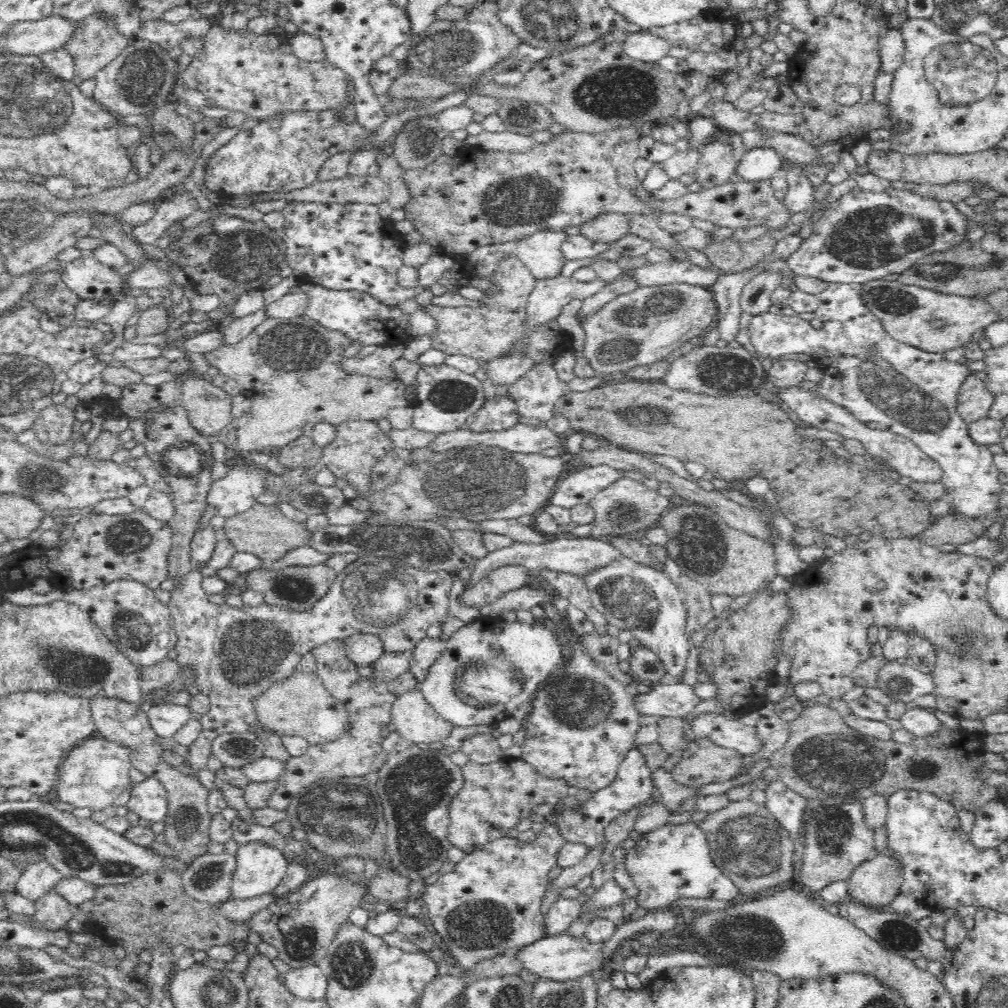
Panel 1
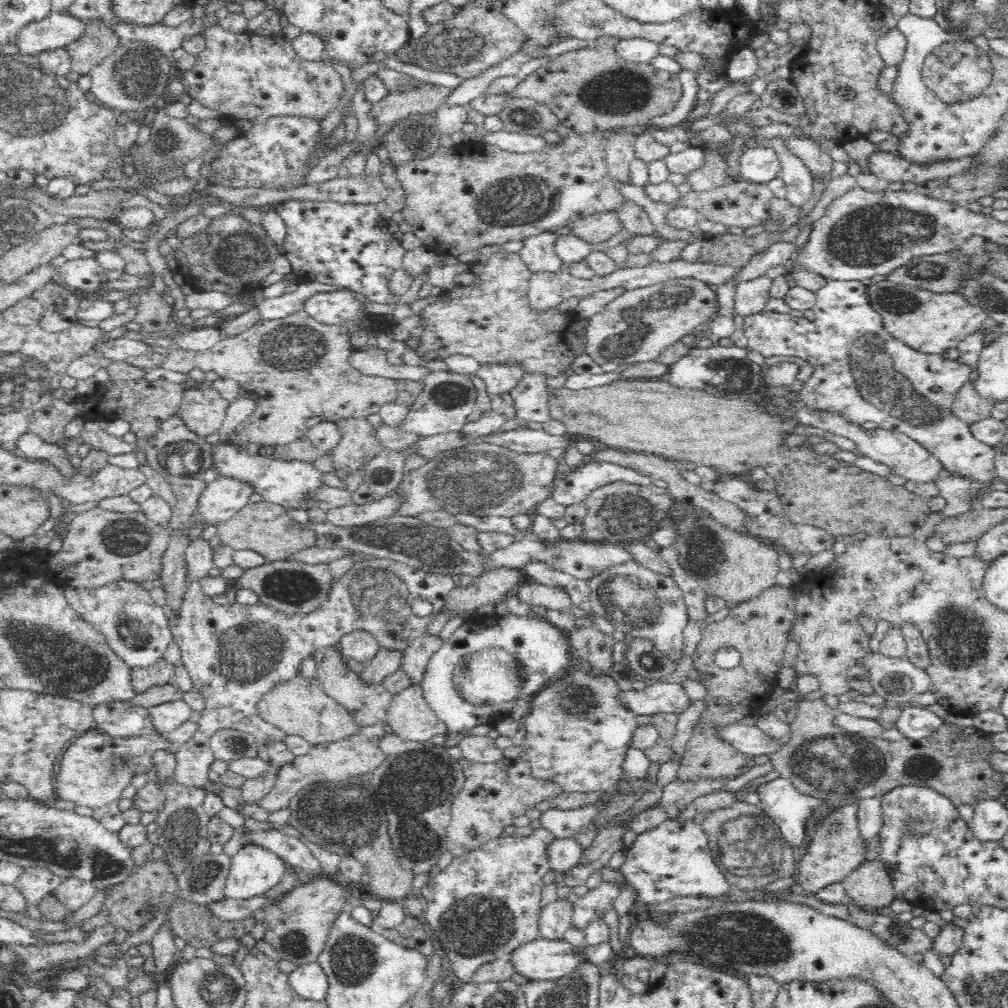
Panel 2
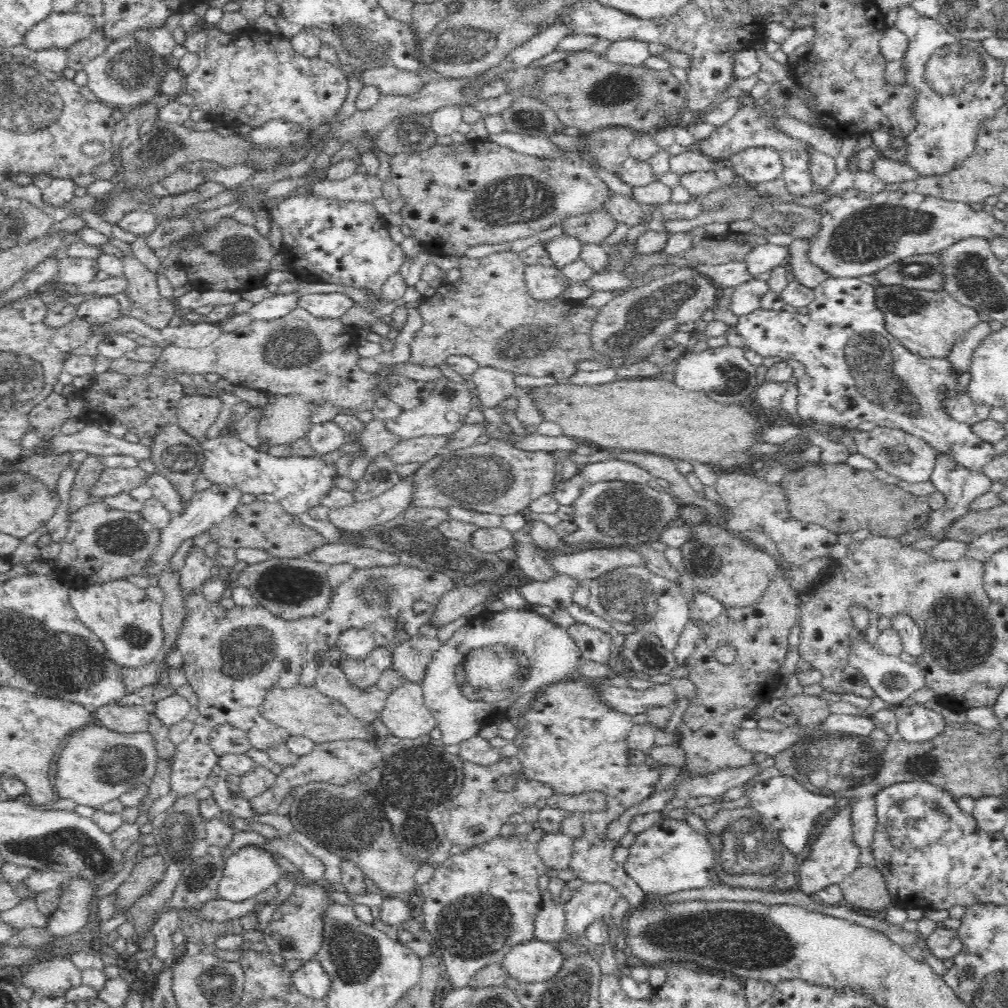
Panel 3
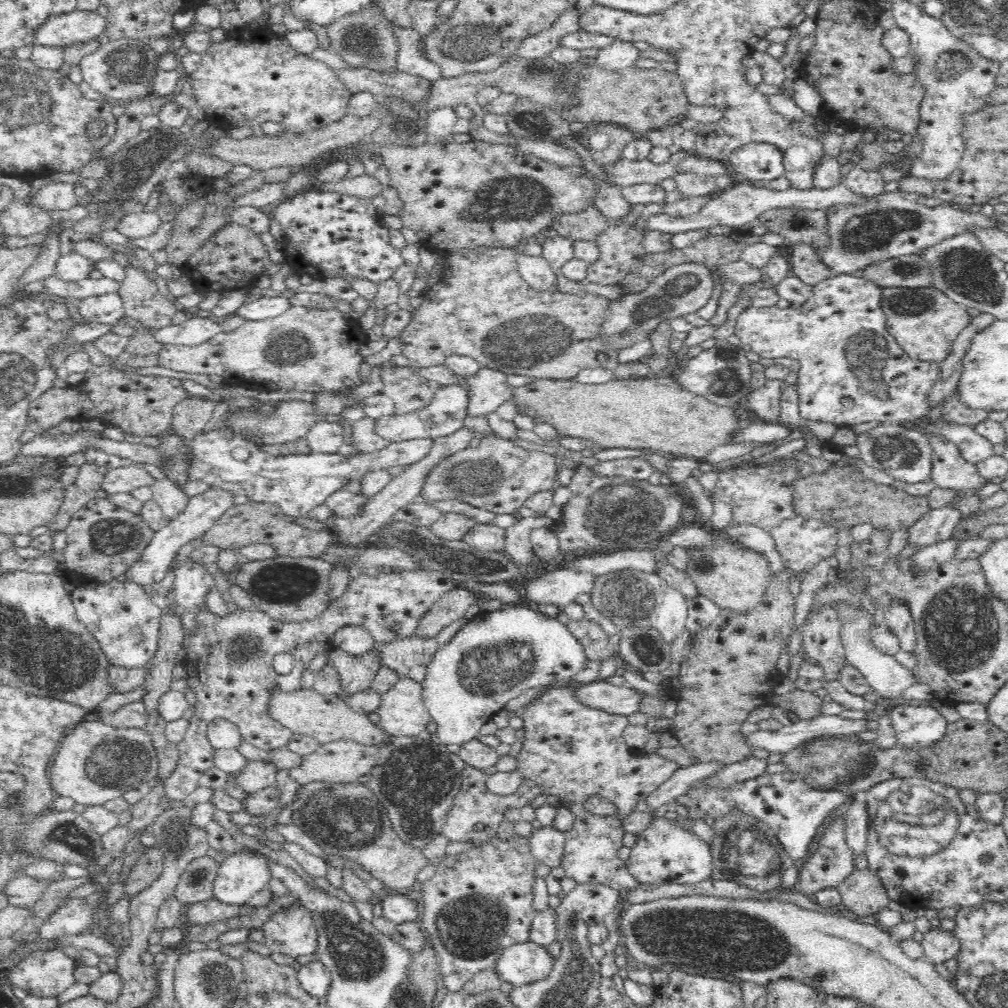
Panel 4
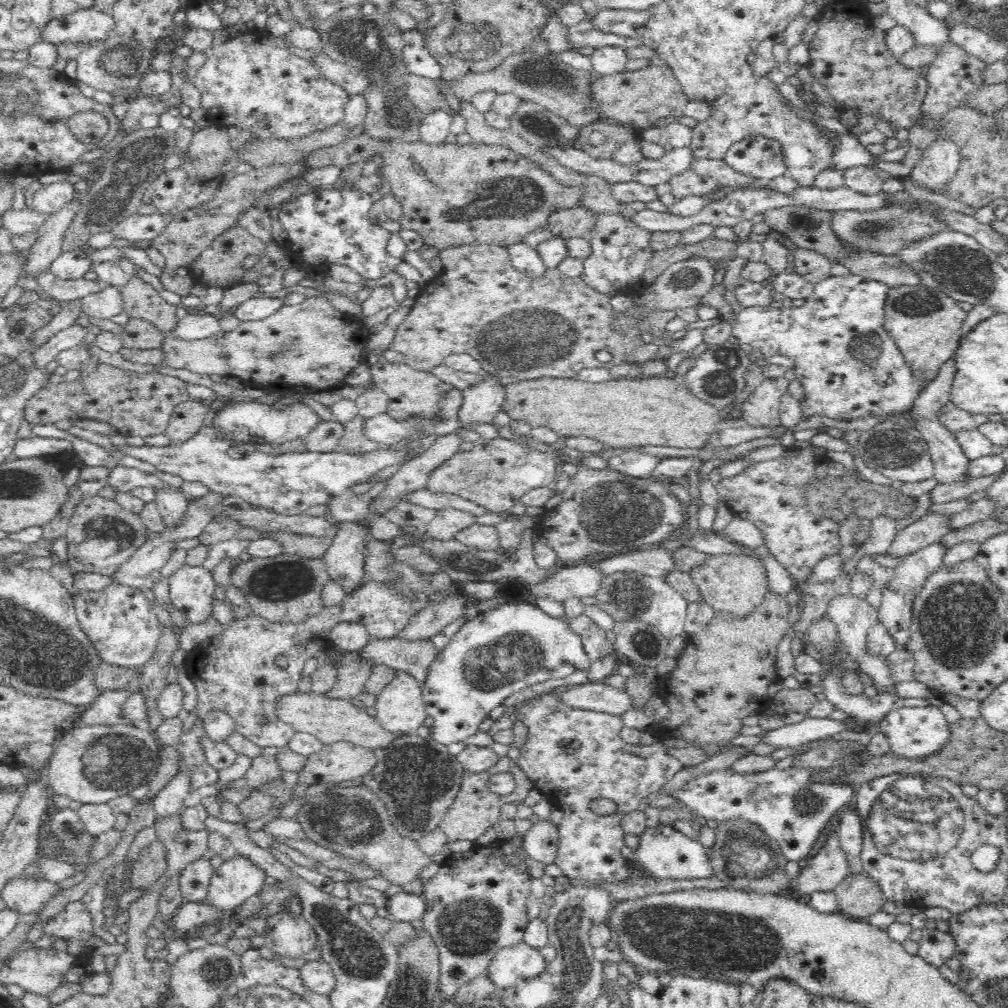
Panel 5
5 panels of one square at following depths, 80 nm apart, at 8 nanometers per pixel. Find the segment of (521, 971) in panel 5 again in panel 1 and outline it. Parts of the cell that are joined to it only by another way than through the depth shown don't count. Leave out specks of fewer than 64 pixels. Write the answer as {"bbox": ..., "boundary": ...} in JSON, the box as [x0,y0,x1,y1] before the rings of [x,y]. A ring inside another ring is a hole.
{"bbox":[517,933,606,980],"boundary":[[[568,933],[555,936],[544,936],[533,944],[523,947],[517,954],[518,961],[522,963],[523,969],[537,978],[544,980],[572,980],[585,972],[593,972],[602,969],[606,960],[602,953],[603,944],[590,944],[588,938],[583,936],[572,937]]]}

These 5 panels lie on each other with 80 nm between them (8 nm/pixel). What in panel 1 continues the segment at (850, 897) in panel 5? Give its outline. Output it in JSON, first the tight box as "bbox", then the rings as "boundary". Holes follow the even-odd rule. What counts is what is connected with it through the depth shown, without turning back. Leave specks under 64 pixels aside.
{"bbox":[846,848,902,909],"boundary":[[[886,848],[854,869],[846,880],[850,897],[865,907],[887,909],[902,886],[900,874],[899,864]]]}

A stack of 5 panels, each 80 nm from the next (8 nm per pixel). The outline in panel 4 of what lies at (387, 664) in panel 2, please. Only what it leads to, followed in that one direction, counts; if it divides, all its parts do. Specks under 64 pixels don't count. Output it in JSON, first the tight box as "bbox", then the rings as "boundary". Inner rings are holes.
{"bbox":[328,647,381,697],"boundary":[[[331,647],[328,662],[338,671],[342,692],[337,697],[354,695],[366,691],[381,664],[371,650],[363,655],[354,656],[346,651]]]}

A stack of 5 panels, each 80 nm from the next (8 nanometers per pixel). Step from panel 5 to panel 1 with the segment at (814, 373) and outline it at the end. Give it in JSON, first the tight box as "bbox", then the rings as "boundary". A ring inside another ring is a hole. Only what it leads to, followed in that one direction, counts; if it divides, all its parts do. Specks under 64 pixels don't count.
{"bbox":[746,283,1003,517],"boundary":[[[827,283],[827,287],[817,294],[819,307],[815,316],[821,319],[822,328],[814,328],[810,319],[801,319],[798,315],[779,315],[769,310],[752,315],[746,328],[750,335],[750,349],[770,358],[778,359],[786,354],[806,354],[812,358],[812,364],[821,372],[818,388],[811,390],[814,397],[846,409],[858,423],[878,423],[879,429],[906,436],[943,469],[940,481],[945,486],[943,499],[956,512],[968,517],[991,515],[998,510],[999,496],[1003,491],[998,468],[993,464],[995,455],[984,444],[973,440],[969,424],[956,411],[960,387],[974,372],[965,363],[947,360],[943,353],[926,352],[894,340],[885,331],[882,321],[866,306],[860,292],[860,283]]]}

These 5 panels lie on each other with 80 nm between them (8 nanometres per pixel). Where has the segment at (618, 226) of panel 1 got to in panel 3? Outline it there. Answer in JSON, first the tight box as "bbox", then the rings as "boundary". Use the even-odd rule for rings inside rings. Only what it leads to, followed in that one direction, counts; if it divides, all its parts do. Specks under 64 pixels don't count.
{"bbox":[560,208,616,244],"boundary":[[[601,208],[590,214],[578,214],[578,216],[566,216],[560,226],[562,235],[570,236],[582,243],[601,244],[611,235],[616,221],[608,215],[608,212]]]}

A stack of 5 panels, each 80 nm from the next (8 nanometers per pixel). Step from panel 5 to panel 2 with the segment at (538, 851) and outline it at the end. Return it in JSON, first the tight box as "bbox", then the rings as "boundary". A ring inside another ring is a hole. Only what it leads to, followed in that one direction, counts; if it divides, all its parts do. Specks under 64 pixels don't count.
{"bbox":[546,837,582,874],"boundary":[[[554,837],[546,847],[546,856],[549,868],[566,874],[578,866],[582,856],[582,847],[575,838]]]}

